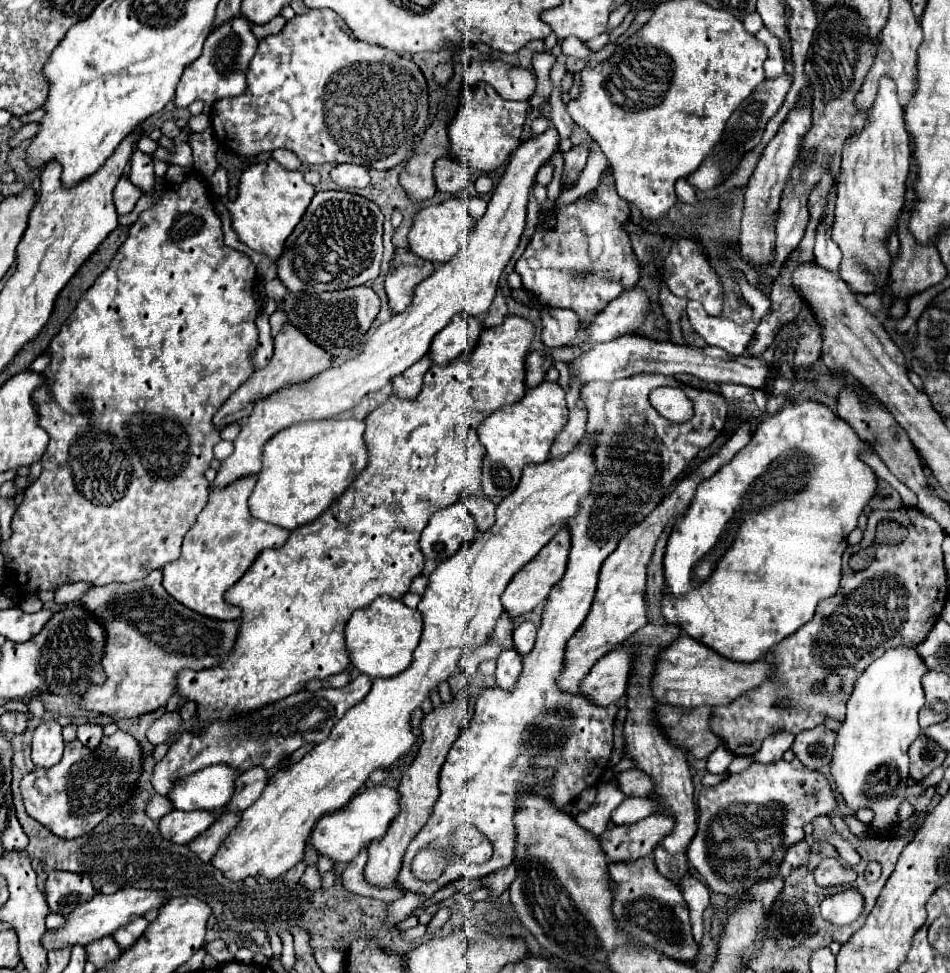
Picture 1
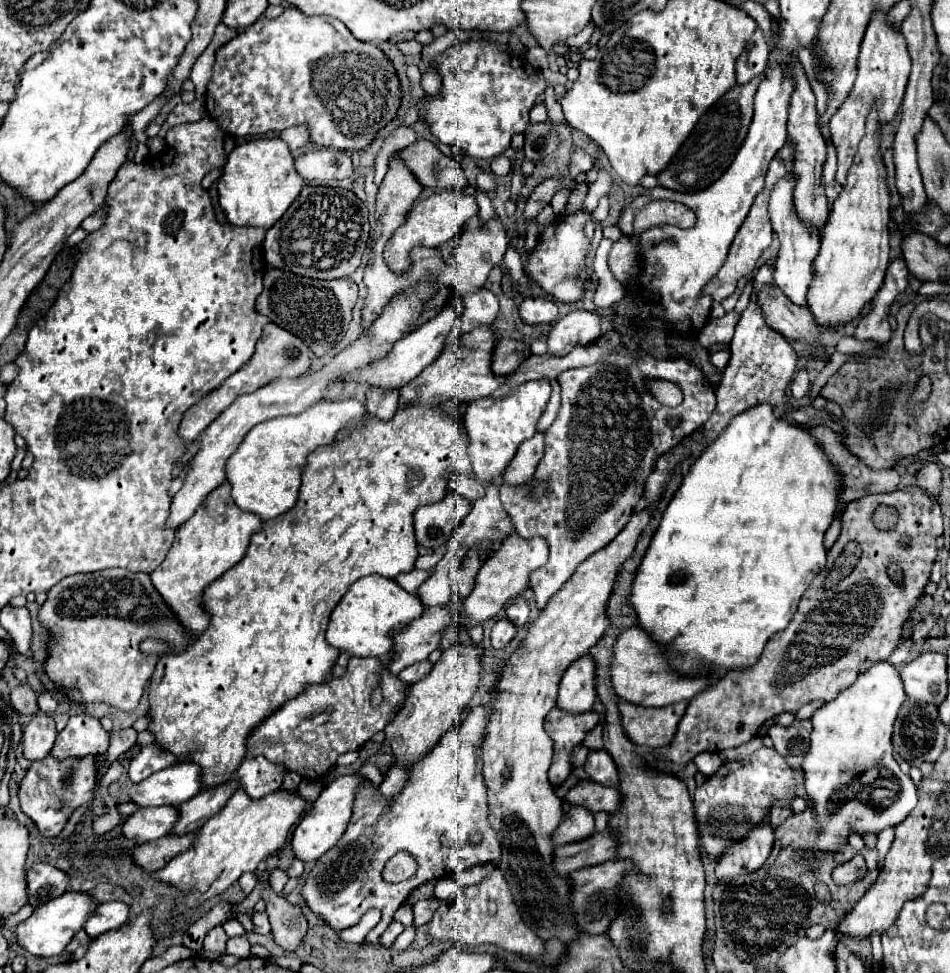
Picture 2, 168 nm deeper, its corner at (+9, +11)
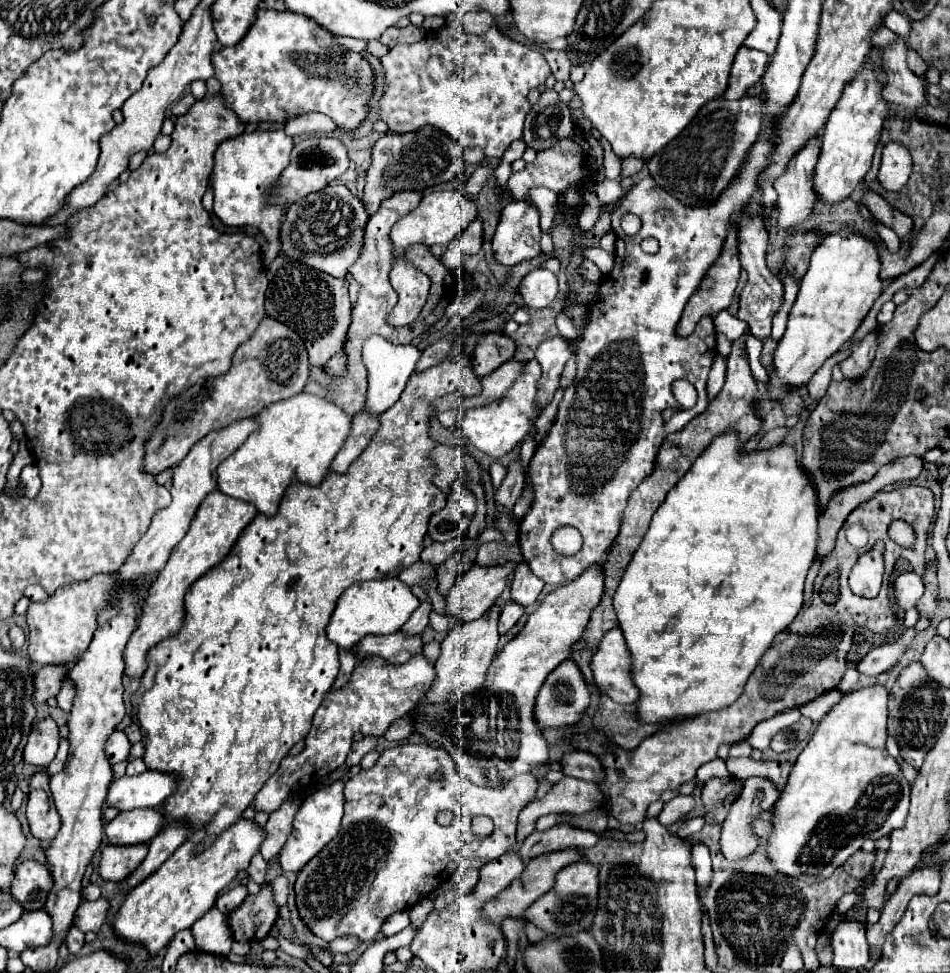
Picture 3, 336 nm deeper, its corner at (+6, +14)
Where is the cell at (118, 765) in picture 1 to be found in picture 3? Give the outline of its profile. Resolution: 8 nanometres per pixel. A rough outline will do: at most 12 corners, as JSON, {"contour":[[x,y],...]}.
{"contour":[[49,777],[29,781],[31,835],[51,841],[61,825],[49,797]]}

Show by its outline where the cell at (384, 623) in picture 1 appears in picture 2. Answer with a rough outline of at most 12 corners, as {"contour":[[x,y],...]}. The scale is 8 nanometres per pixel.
{"contour":[[360,578],[330,616],[326,640],[384,660],[424,604],[394,580]]}

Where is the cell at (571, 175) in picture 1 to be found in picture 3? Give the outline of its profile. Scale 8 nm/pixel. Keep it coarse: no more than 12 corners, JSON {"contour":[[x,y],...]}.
{"contour":[[509,201],[493,257],[517,265],[541,253],[539,211]]}

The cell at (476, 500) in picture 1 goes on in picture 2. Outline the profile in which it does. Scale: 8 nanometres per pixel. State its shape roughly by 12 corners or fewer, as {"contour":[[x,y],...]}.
{"contour":[[454,474],[450,490],[470,502],[484,496],[486,486],[478,480]]}

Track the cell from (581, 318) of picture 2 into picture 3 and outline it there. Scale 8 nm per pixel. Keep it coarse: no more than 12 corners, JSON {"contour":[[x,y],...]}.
{"contour":[[551,337],[539,345],[537,407],[543,411],[559,389],[571,359],[569,339]]}

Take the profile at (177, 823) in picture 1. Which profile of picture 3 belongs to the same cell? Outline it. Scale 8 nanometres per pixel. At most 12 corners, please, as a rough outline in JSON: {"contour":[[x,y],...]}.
{"contour":[[157,809],[121,811],[109,845],[149,843],[165,819]]}

